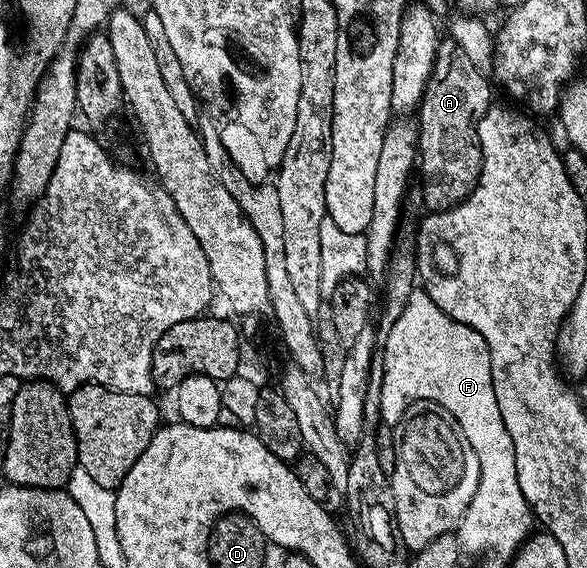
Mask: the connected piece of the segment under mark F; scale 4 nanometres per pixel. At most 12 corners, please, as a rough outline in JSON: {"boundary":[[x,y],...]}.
{"boundary":[[425,290],[384,343],[382,424],[494,408],[488,346]]}

